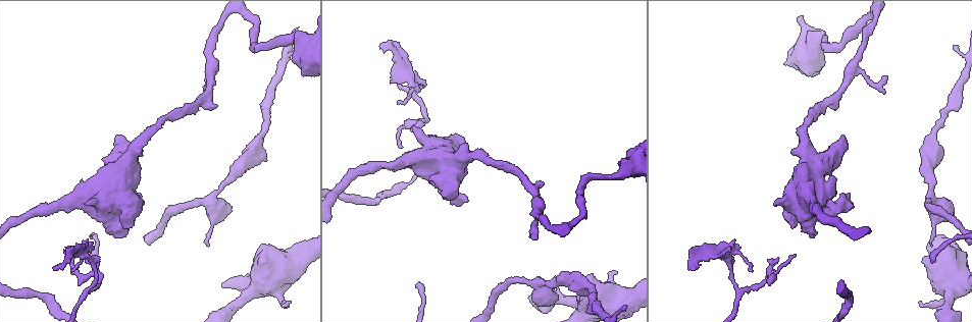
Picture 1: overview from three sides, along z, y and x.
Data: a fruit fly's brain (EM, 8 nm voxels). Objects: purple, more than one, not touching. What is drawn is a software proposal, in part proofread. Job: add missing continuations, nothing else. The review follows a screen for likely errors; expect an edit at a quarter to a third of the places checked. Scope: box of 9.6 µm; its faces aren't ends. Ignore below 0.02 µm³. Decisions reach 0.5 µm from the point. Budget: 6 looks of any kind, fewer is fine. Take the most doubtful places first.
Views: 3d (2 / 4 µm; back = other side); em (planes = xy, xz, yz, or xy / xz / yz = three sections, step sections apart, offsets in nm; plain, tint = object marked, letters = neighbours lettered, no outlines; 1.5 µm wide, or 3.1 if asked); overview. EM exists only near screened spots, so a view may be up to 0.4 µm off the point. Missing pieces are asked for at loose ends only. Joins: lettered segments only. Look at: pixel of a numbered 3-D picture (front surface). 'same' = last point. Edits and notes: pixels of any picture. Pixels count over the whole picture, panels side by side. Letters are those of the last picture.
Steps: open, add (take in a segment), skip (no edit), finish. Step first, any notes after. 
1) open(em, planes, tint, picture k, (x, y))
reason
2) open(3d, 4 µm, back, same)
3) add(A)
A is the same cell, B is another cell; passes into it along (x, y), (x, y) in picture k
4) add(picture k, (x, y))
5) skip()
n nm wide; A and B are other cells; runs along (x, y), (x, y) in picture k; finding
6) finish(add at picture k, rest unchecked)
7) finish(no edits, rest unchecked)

open(3d, 4 µm, picture 1, (207, 246))
an open end

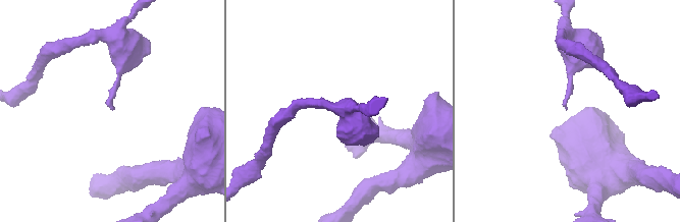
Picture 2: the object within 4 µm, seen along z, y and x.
open(em, planes, letters, picture 2, (565, 108))

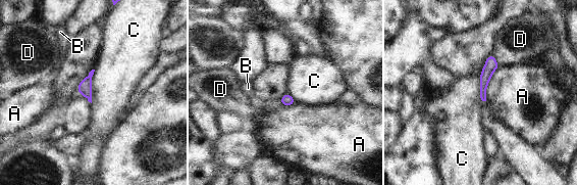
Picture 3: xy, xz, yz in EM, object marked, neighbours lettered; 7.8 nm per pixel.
skip()
A, B, C and D are other cells; runs along (491, 58), (484, 78), (484, 100) in picture 3; none of them fits

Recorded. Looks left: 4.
open(em, planes, tint, picture 1, (429, 178))
branch stops here

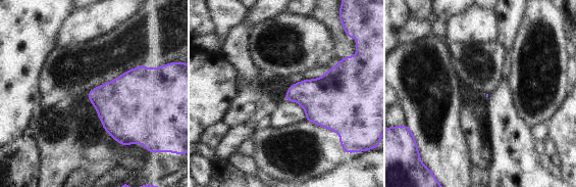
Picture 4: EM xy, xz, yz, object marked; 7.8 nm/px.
open(em, planes, letters, same)
see the neighbours

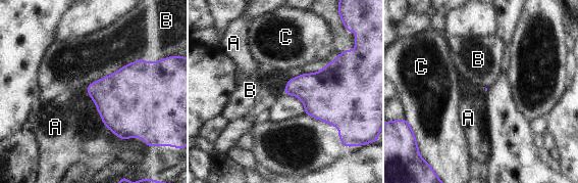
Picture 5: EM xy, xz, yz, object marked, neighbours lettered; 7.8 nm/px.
skip()
A, B and C are other cells; border along (154, 61), (139, 58), (87, 86) in picture 5; no lettered segment goes on from it

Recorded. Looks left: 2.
open(3d, 2 µm, picture 1, (86, 204))
an open end

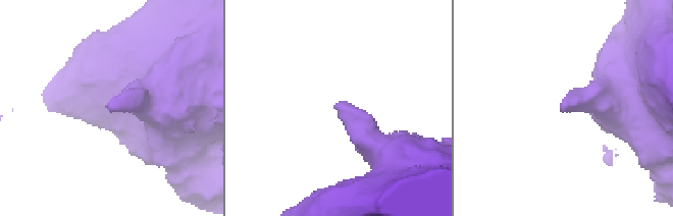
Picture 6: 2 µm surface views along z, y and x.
open(em, planes, letters, picture 6, (337, 105))
shape alone is not enough

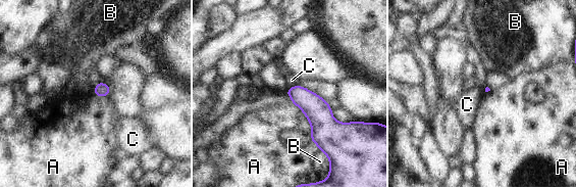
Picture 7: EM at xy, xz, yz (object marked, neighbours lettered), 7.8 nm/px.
skip()
A touches over 340 nm; A, B and C are other cells; border along (291, 99), (304, 113), (311, 135) in picture 7; no lettered segment goes on from it

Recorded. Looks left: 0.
finish(no edits, rest unchecked)

